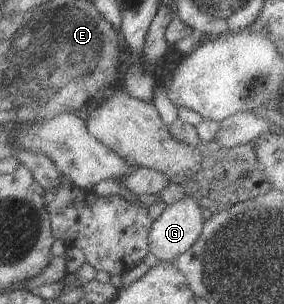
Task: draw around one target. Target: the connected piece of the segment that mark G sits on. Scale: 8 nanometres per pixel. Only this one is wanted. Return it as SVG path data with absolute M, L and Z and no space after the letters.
M189 196L175 205L169 205L165 212L155 220L150 239L152 240L152 253L161 262L174 263L189 250L192 250L197 242L200 242L208 224L204 209L195 197Z

